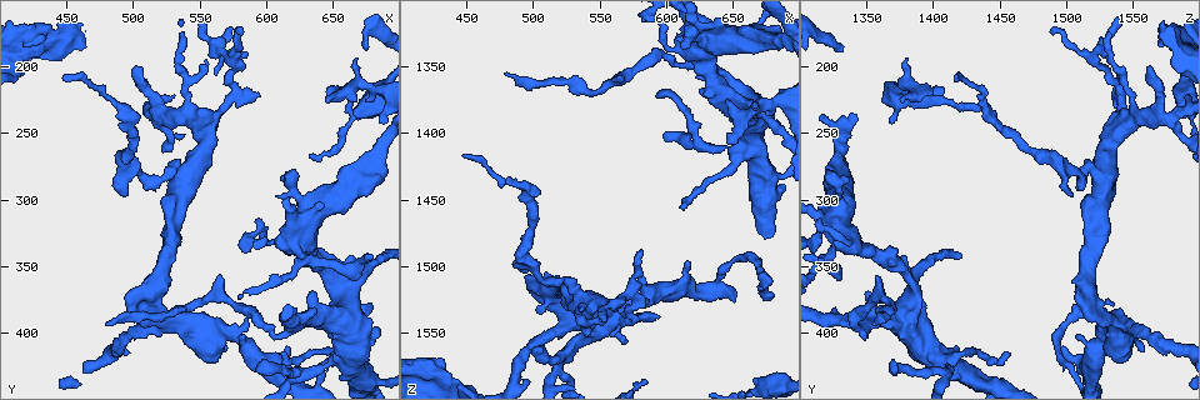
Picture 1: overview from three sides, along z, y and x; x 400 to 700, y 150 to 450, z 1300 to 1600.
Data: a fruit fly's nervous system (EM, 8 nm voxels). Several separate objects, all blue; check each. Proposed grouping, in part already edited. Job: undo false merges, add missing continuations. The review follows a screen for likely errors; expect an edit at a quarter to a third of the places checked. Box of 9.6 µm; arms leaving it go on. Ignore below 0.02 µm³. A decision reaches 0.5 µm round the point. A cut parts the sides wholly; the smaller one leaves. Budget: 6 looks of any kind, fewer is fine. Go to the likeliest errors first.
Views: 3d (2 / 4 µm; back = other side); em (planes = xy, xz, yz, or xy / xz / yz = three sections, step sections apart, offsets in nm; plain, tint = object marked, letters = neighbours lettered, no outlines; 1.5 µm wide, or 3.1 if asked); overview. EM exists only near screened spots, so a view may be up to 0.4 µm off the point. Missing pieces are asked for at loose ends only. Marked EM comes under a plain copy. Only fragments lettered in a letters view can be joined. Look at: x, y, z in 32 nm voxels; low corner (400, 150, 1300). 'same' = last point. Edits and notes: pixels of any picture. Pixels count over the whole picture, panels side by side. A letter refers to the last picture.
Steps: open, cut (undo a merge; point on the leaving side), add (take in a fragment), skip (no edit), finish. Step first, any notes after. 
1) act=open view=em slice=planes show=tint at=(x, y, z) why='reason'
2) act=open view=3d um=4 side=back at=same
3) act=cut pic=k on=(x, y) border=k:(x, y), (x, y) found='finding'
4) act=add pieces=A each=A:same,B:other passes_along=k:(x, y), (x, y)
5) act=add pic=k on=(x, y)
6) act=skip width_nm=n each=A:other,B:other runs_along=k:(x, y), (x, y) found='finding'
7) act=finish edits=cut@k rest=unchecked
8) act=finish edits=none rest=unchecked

act=open view=em slice=xy step=8 show=tint at=(646, 220, 1408) why='branch stops here'

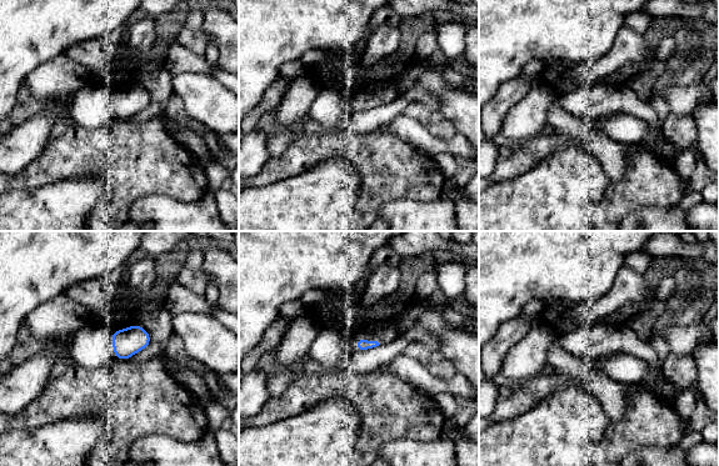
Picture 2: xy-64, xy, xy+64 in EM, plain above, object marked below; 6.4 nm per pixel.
act=open view=em slice=xz step=4 show=letters at=same why='cut it another way'

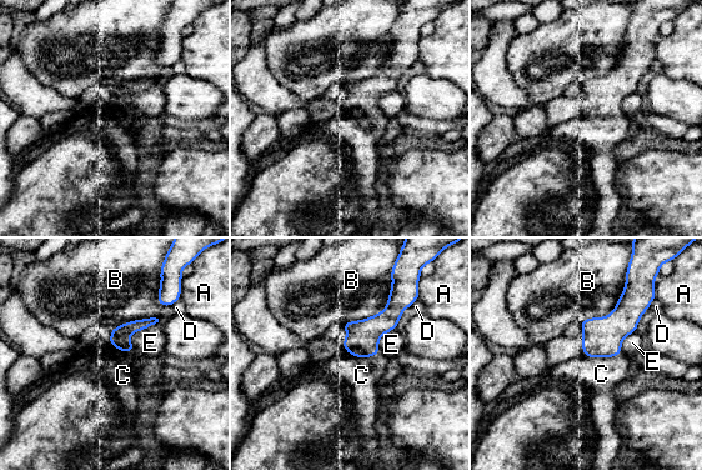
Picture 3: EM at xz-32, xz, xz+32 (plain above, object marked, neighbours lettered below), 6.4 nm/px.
act=add pieces=C each=A:other,B:other,C:same,D:other,E:other found='it goes on there'

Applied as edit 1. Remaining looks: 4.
act=open view=overview why='see it whole again'

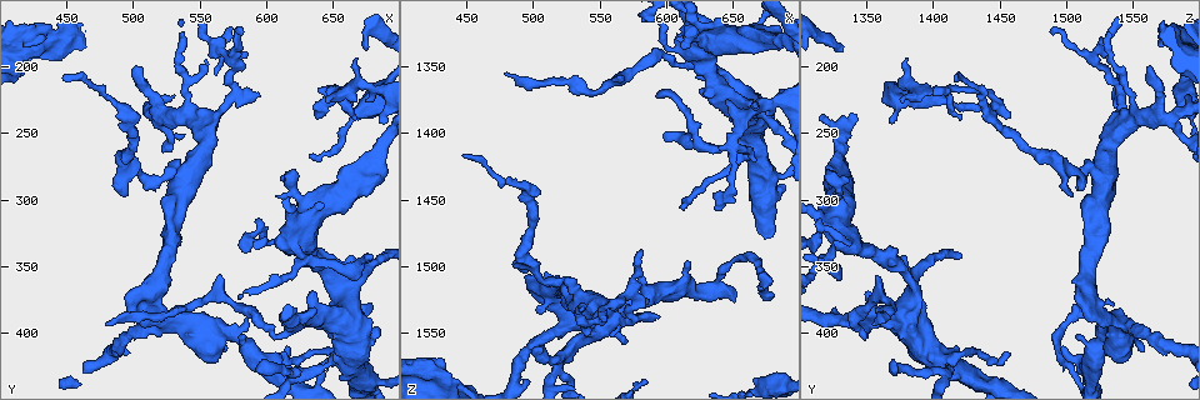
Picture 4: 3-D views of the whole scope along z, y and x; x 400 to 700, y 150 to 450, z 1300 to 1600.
act=open view=em slice=xy step=8 show=letters at=(638, 240, 1458) why='branch stops here'

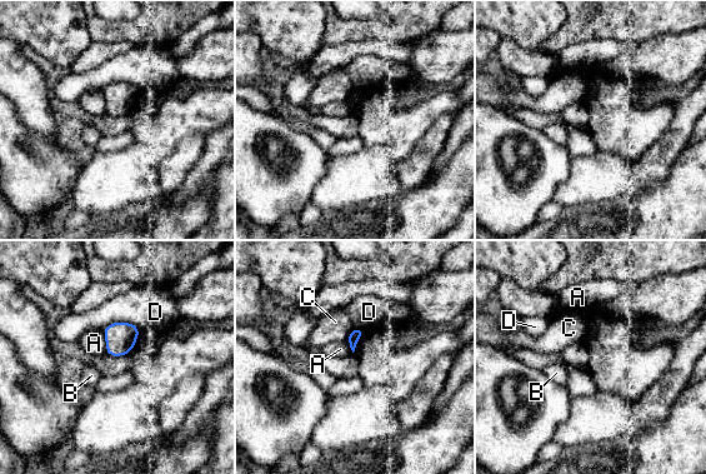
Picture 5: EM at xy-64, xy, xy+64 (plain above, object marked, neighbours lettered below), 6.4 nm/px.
act=skip each=A:other,B:other,C:other,D:other found='no lettered fragment goes on from it'

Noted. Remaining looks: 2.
act=open view=3d um=4 at=(448, 208, 1414) why='free end'

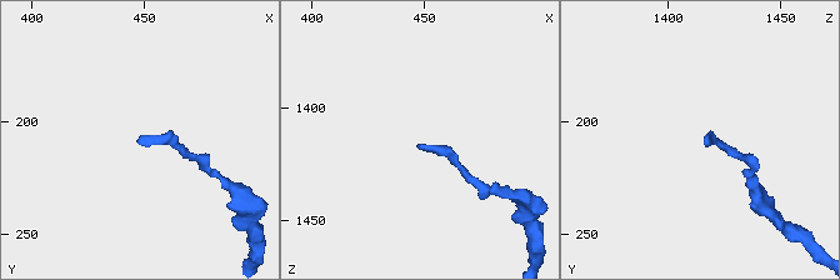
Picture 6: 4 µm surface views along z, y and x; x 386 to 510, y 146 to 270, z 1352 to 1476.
act=open view=em slice=planes show=letters at=(447, 208, 1416)

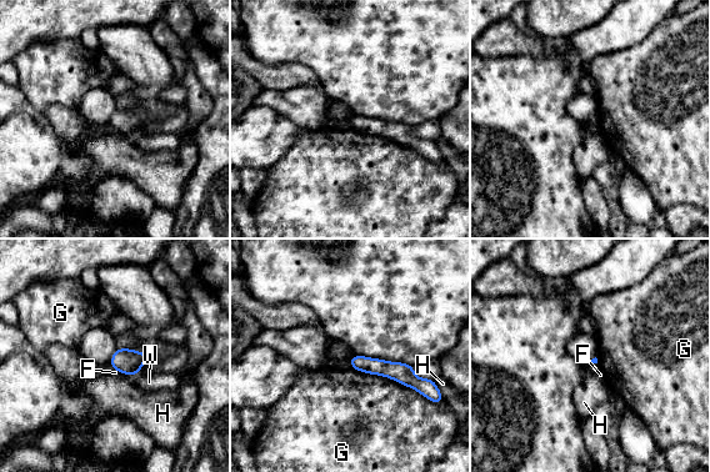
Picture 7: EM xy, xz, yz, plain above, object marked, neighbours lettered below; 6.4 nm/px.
act=skip width_nm=70 each=F:other,G:other,H:other,W:other found='no lettered fragment goes on from it'

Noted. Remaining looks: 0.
act=finish edits=add@3 rest=unchecked

